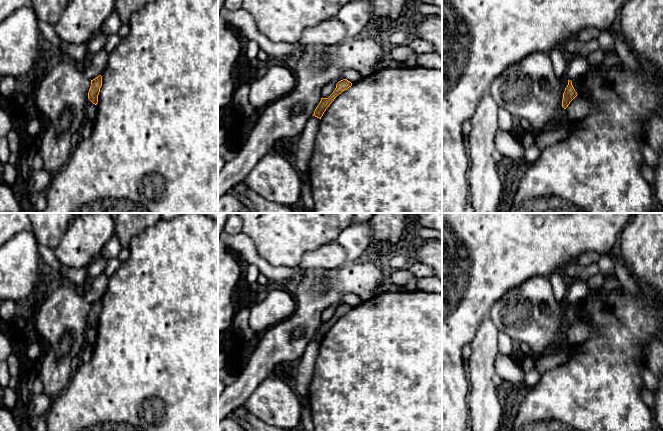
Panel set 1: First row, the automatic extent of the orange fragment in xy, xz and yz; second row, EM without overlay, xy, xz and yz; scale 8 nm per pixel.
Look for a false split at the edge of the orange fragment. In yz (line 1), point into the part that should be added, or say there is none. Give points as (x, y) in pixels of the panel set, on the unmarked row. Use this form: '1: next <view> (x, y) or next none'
1: next none

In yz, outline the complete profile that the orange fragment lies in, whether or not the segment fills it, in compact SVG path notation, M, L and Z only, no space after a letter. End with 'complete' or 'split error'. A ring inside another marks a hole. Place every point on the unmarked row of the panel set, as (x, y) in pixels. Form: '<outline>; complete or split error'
M568 304L568 309L565 312L565 315L563 317L563 323L562 323L562 331L566 333L570 326L577 320L577 316L575 315L572 305Z; complete

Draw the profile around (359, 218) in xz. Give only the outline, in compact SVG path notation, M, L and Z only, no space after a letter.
M355 213L352 224L355 225L369 222L372 216L373 213Z

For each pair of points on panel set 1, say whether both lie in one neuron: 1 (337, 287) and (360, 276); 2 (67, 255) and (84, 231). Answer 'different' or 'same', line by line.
1: same
2: same

